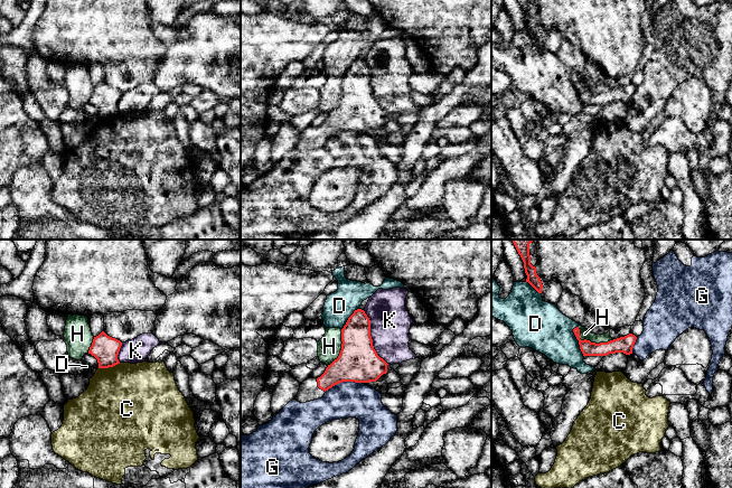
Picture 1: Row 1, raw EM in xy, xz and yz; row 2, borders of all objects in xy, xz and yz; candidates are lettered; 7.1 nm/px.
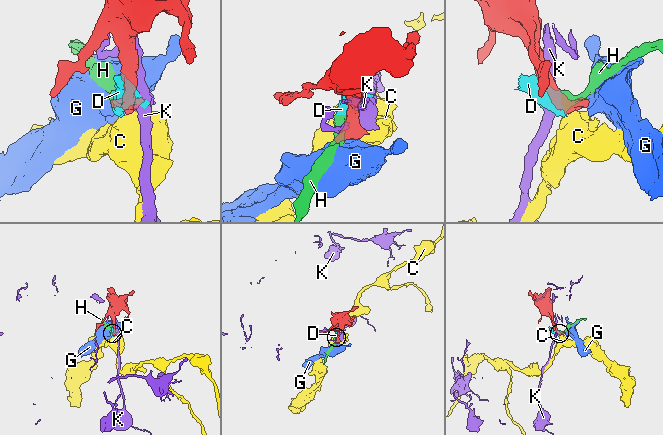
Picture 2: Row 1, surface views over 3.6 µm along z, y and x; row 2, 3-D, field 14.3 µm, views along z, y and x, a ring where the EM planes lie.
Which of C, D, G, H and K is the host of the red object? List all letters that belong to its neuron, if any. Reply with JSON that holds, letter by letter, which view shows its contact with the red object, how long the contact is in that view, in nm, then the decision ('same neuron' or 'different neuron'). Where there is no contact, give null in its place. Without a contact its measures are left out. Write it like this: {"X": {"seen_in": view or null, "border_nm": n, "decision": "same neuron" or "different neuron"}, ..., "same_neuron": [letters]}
{"C": {"seen_in": "xy", "border_nm": 170, "decision": "different neuron"}, "D": {"seen_in": "yz", "border_nm": 240, "decision": "different neuron"}, "G": {"seen_in": "xz", "border_nm": 280, "decision": "different neuron"}, "H": {"seen_in": "yz", "border_nm": 280, "decision": "different neuron"}, "K": {"seen_in": "xz", "border_nm": 440, "decision": "different neuron"}, "same_neuron": []}

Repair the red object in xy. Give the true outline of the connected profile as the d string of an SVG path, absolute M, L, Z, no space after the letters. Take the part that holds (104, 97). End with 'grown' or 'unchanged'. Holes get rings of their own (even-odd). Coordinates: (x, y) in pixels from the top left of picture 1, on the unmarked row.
M102 81L94 86L88 103L97 109L98 118L109 118L120 113L118 104L122 92Z; unchanged

